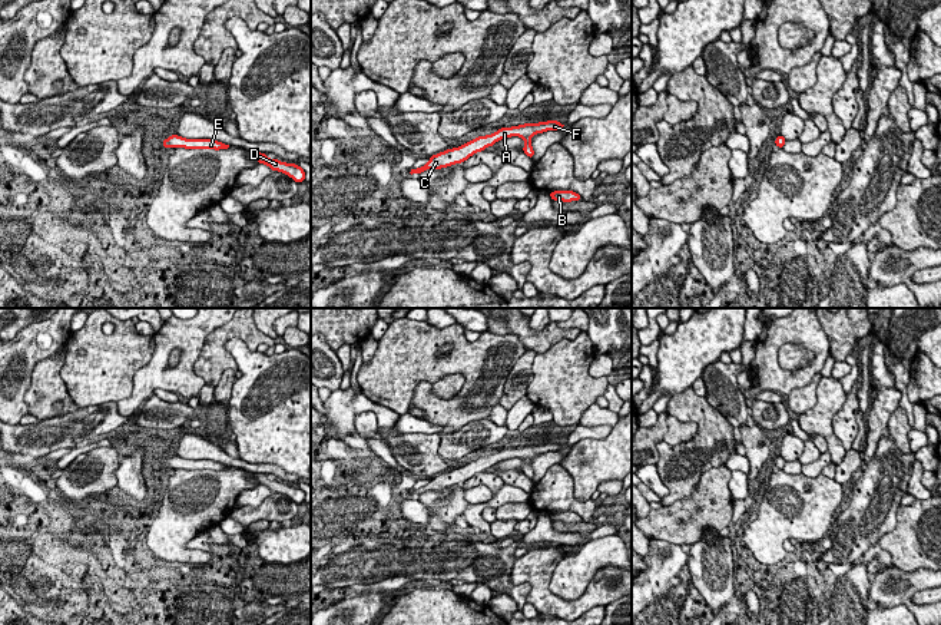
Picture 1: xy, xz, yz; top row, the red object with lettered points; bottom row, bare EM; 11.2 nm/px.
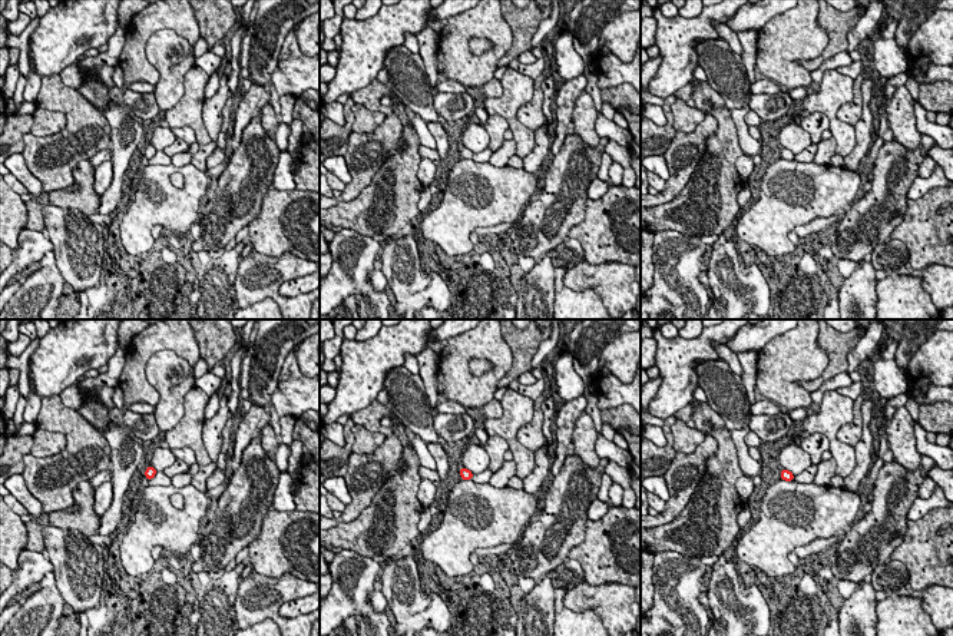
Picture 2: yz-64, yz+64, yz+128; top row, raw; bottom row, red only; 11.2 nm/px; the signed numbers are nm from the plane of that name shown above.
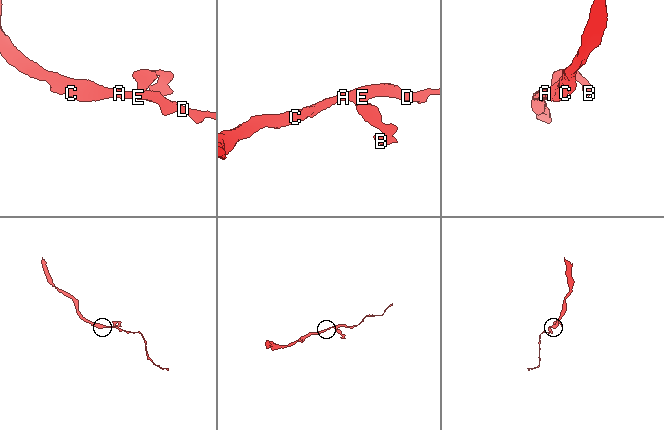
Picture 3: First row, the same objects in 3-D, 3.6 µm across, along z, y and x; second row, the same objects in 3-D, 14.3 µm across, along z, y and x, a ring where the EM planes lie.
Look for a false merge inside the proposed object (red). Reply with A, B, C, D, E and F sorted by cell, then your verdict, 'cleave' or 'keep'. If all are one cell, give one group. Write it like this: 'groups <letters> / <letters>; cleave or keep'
groups A B C D E F; keep

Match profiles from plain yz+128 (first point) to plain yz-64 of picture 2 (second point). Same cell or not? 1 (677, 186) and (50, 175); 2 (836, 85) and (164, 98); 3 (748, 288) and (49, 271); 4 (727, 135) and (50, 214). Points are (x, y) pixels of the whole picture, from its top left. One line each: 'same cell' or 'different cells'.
1: same cell
2: different cells
3: different cells
4: different cells

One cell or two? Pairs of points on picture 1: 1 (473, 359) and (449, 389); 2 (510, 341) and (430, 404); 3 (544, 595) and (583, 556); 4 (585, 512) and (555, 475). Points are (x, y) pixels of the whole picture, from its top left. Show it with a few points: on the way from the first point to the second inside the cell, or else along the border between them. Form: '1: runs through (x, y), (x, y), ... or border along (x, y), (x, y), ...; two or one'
1: border along (466, 379), (461, 374), (444, 374), (431, 390); two
2: runs through (489, 364), (486, 377), (453, 406); one
3: border along (563, 558), (556, 565), (549, 589), (573, 601); two
4: runs through (575, 505), (557, 485); one

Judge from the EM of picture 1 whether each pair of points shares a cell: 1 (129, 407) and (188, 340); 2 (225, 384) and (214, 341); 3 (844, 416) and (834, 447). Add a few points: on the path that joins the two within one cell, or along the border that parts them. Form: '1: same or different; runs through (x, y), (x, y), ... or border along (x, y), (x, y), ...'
1: same; runs through (143, 387), (158, 370), (161, 354), (168, 347)
2: different; border along (237, 367), (228, 369), (215, 387)
3: different; border along (844, 403), (834, 414), (832, 432), (845, 450)

